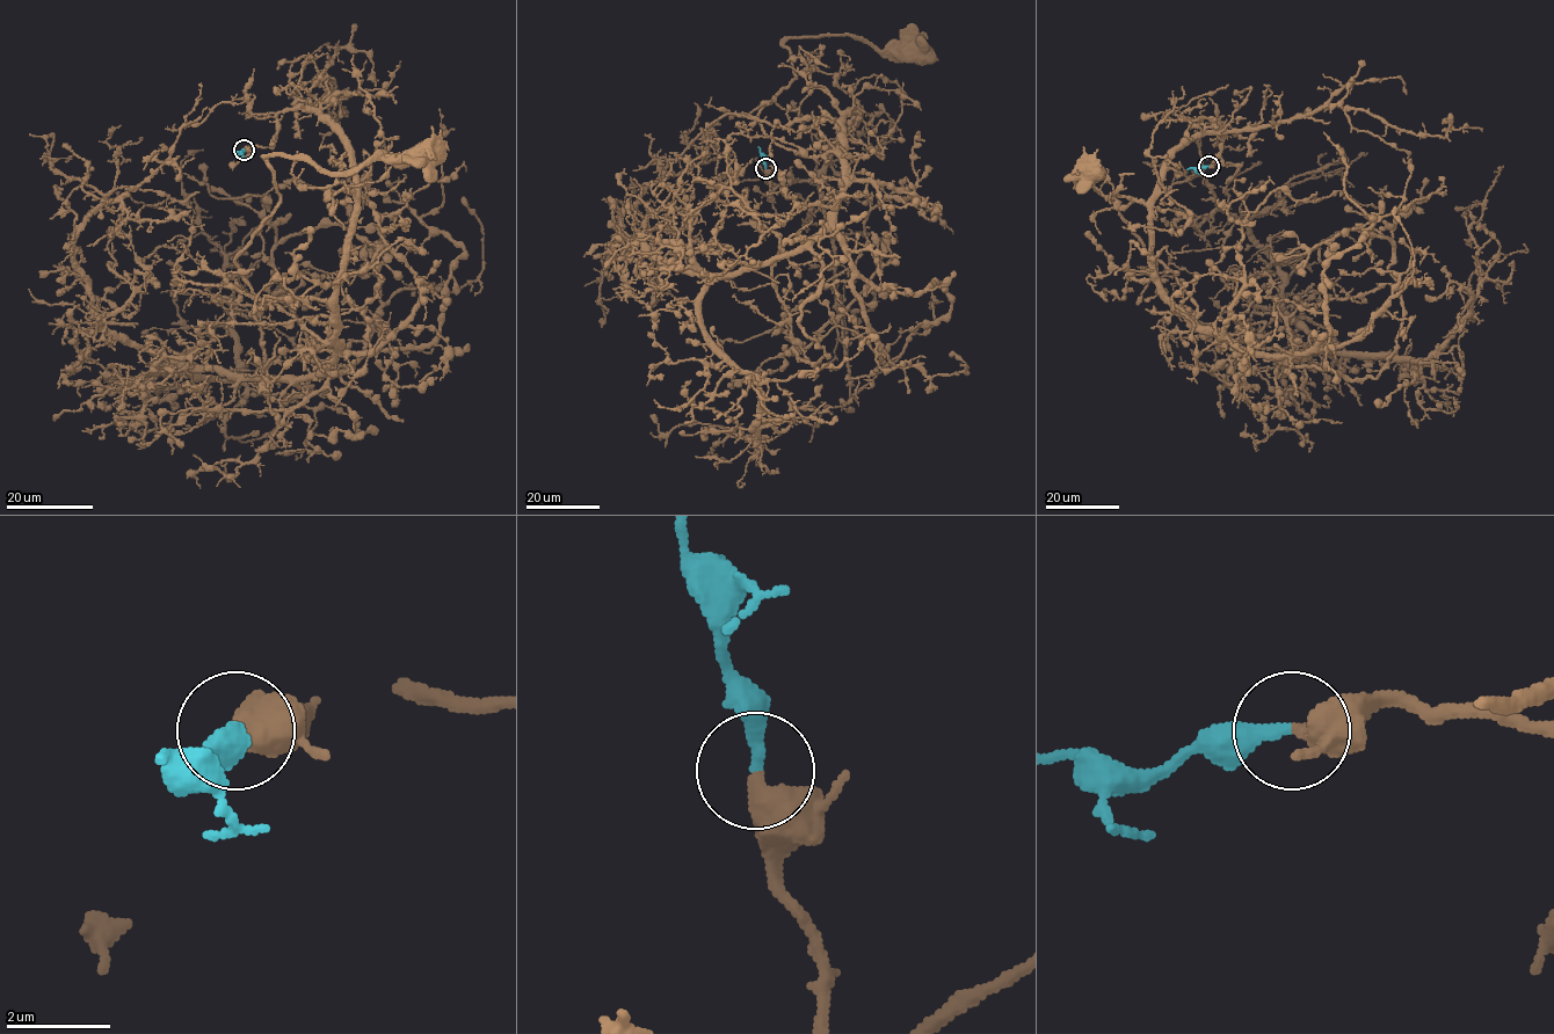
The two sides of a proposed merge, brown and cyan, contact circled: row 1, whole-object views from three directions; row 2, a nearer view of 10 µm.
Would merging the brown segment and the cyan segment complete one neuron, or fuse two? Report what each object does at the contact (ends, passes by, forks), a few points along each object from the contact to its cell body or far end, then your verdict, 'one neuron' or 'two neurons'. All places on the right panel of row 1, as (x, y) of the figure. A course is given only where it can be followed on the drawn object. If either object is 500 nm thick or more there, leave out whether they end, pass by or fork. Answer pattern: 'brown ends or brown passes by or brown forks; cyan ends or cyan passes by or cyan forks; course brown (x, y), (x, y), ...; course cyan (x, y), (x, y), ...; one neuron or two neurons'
brown ends; cyan ends; course brown (1208, 166), (1220, 132), (1152, 206), (1190, 327), (1094, 173); course cyan (1208, 166), (1186, 169); one neuron

